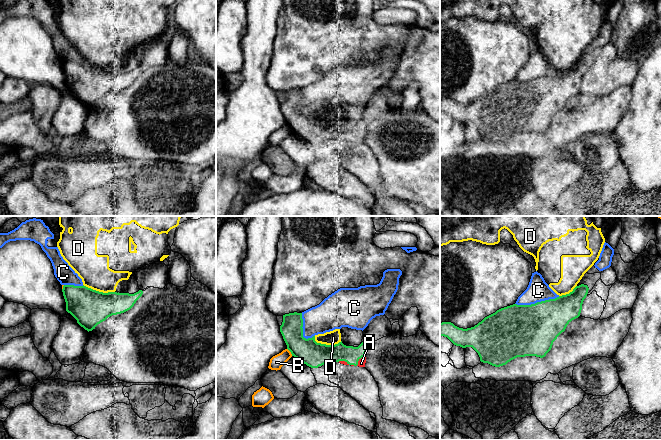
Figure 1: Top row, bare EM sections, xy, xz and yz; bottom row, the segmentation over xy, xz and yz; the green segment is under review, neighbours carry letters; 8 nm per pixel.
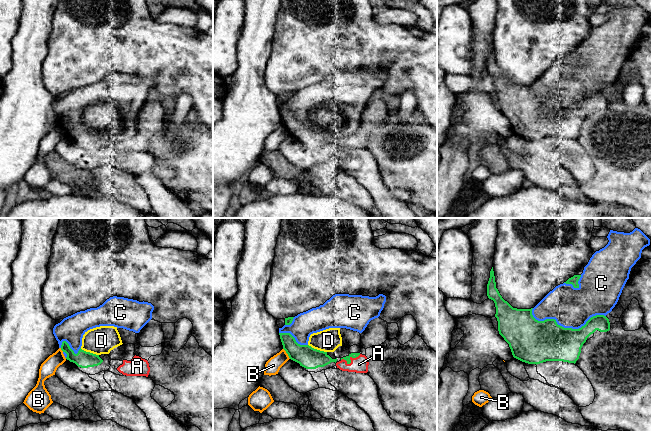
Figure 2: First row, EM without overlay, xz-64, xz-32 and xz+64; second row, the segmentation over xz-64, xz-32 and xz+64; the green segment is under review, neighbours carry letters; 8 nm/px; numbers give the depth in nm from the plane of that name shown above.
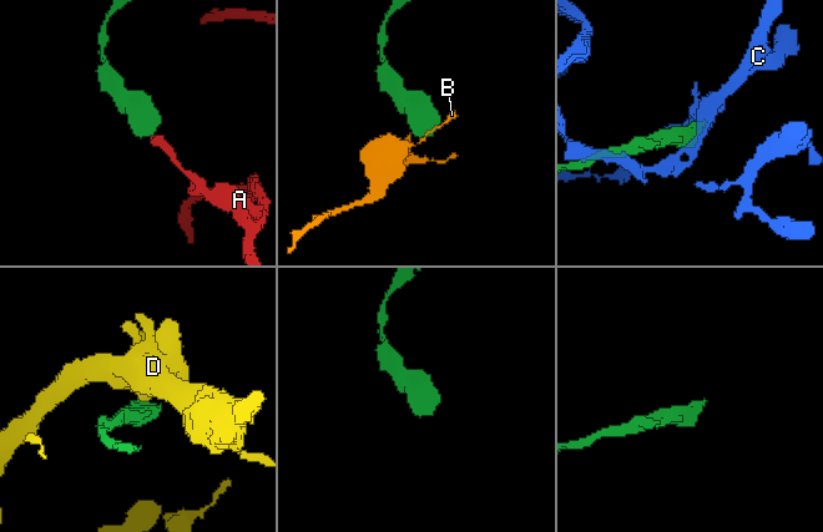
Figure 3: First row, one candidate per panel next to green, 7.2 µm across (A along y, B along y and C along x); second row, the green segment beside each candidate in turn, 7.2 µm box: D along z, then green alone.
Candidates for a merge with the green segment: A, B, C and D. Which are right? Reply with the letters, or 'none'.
A

